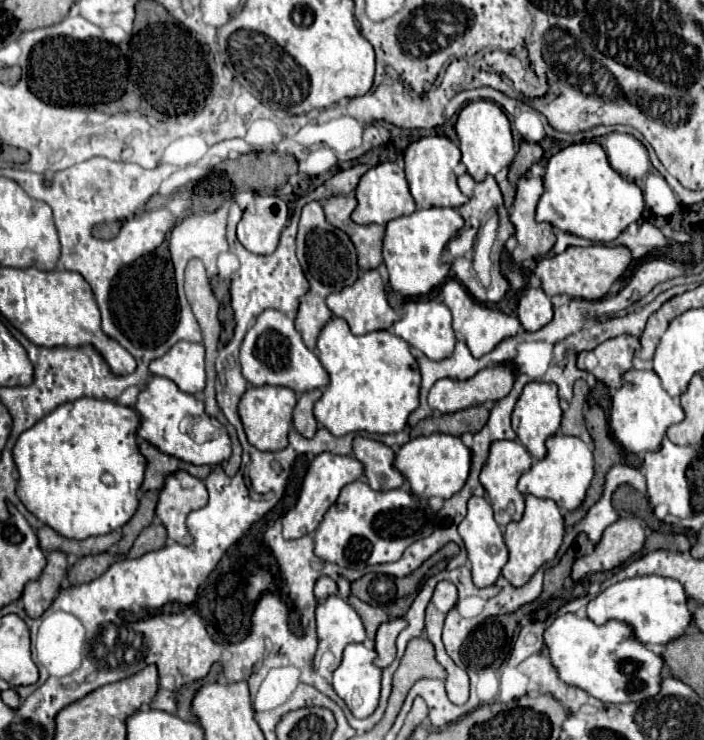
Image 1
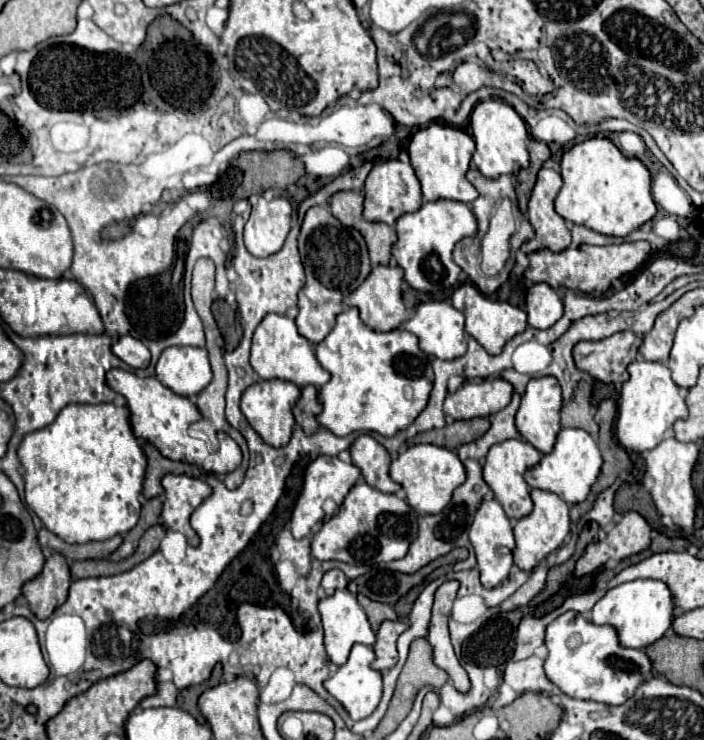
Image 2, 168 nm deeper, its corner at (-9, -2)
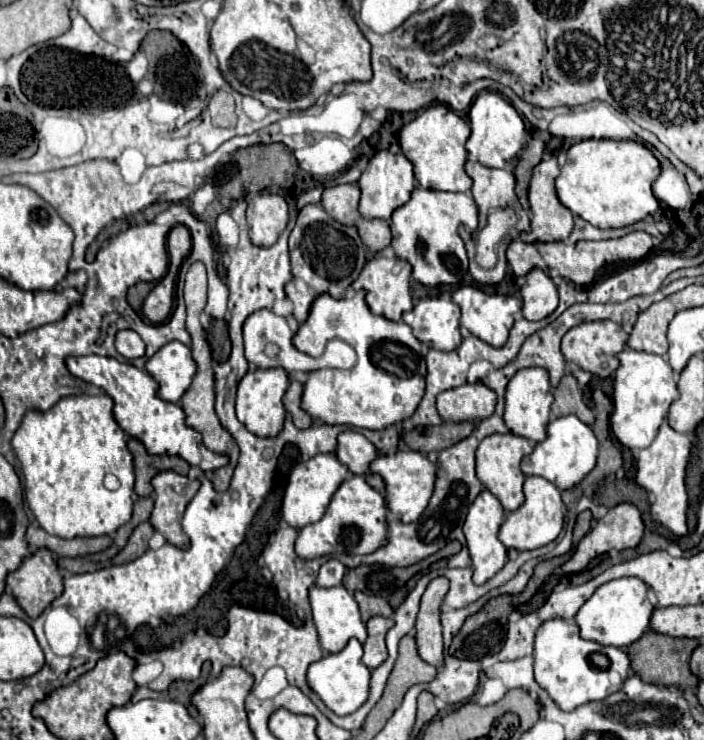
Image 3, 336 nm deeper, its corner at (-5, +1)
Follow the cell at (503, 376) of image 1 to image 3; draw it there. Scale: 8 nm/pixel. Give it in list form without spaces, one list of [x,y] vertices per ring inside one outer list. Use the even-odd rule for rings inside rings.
[[[482,382],[464,384],[438,394],[436,408],[442,420],[448,422],[484,420],[496,408],[496,394]]]

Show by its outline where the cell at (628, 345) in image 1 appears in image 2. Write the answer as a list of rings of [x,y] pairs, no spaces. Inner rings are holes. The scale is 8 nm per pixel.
[[[620,331],[600,341],[578,341],[572,357],[578,369],[602,383],[624,383],[626,367],[634,361],[642,339],[632,331]]]

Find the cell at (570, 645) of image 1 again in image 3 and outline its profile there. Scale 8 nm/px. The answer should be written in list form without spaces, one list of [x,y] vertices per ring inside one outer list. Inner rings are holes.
[[[550,618],[536,632],[534,646],[536,682],[550,694],[550,698],[562,710],[574,710],[586,702],[604,700],[606,696],[622,690],[628,672],[630,672],[630,656],[626,650],[584,640],[574,620]]]

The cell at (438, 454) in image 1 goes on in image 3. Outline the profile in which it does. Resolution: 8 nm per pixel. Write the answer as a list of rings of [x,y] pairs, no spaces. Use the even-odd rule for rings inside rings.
[[[398,450],[392,456],[378,456],[372,462],[372,472],[378,472],[386,482],[386,502],[388,510],[400,514],[402,522],[414,522],[428,506],[430,494],[434,492],[434,482],[438,476],[438,464],[430,462],[428,456],[416,450]]]

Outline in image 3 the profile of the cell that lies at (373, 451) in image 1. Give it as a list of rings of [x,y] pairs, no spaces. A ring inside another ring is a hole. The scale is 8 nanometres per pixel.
[[[346,430],[338,436],[338,448],[336,448],[336,456],[342,464],[348,466],[348,470],[352,474],[364,474],[366,482],[378,490],[384,492],[386,484],[378,474],[370,472],[370,464],[374,462],[374,458],[378,456],[376,446],[362,434],[354,432],[354,430]]]

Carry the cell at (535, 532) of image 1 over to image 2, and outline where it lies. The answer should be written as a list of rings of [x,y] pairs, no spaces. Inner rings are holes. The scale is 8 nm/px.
[[[532,489],[530,491],[532,501],[534,501],[534,509],[530,515],[522,517],[516,521],[514,525],[514,537],[516,537],[516,547],[512,551],[514,555],[514,565],[518,565],[524,571],[530,571],[532,567],[536,567],[548,553],[552,553],[554,549],[558,549],[564,539],[570,533],[570,517],[568,517],[568,505],[550,491],[542,491],[542,489]]]

